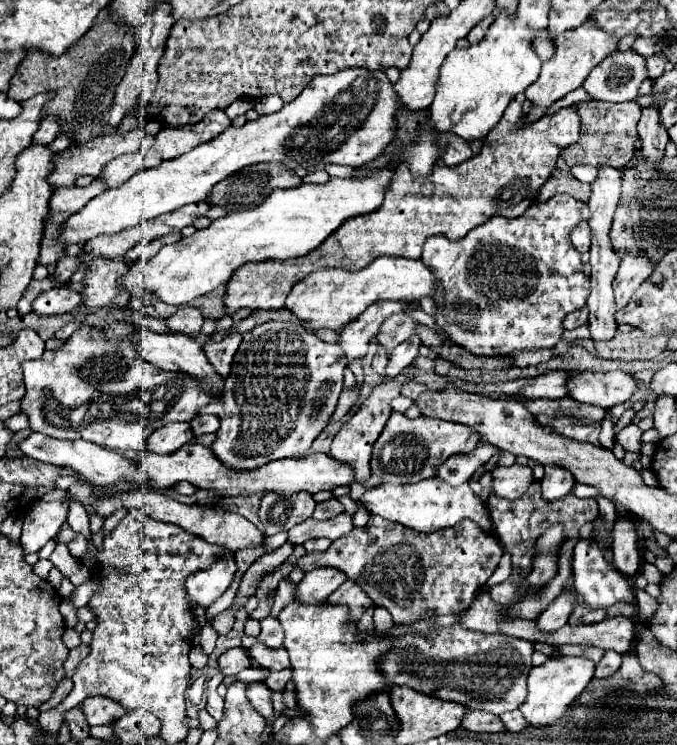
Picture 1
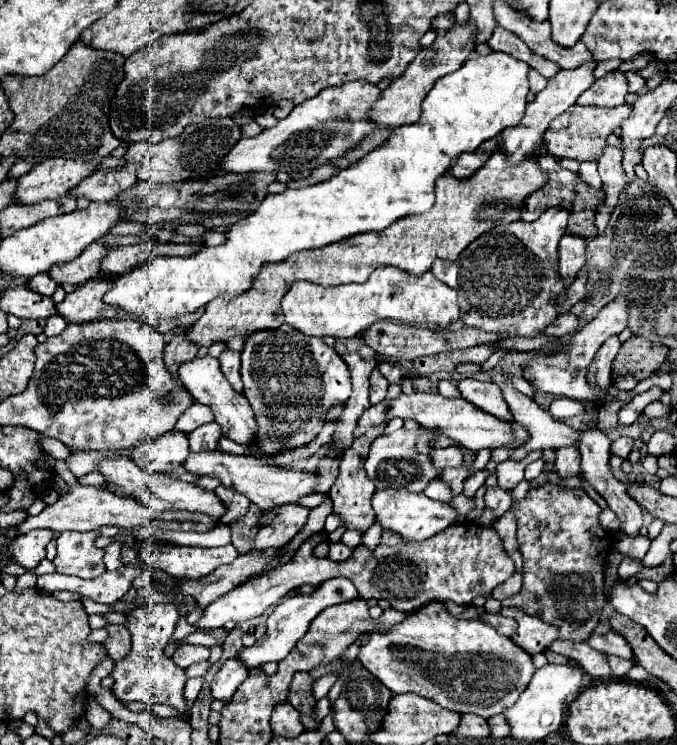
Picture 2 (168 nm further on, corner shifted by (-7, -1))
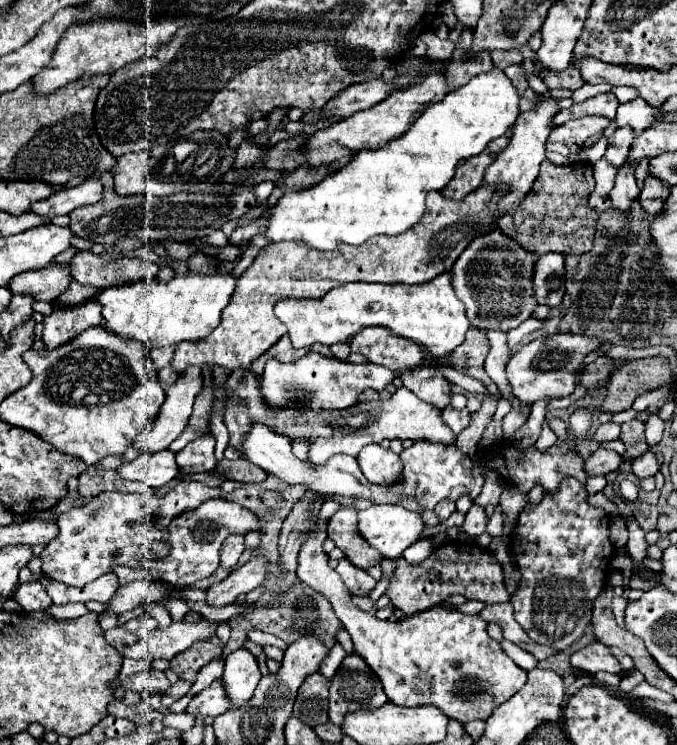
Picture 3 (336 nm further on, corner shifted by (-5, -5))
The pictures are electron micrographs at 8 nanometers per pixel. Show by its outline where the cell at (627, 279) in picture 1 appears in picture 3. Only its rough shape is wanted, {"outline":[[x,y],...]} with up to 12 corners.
{"outline":[[554,334],[506,362],[512,396],[534,404],[572,394],[598,338]]}

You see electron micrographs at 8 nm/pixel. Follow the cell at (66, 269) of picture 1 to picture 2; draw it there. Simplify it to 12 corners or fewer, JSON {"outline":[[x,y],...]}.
{"outline":[[36,274],[28,288],[52,296],[58,282],[50,274]]}

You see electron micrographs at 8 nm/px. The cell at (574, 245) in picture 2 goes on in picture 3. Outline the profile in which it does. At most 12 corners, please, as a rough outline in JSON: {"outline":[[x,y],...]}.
{"outline":[[544,254],[534,270],[536,300],[560,306],[564,254]]}

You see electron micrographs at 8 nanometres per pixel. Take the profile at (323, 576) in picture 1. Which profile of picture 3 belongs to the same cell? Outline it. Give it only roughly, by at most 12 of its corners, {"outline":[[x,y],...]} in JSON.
{"outline":[[248,650],[228,654],[222,682],[230,708],[252,698],[262,674]]}

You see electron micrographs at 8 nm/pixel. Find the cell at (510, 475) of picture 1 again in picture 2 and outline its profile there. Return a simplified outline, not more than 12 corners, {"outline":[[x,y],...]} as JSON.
{"outline":[[488,488],[484,500],[500,518],[514,502],[512,490]]}

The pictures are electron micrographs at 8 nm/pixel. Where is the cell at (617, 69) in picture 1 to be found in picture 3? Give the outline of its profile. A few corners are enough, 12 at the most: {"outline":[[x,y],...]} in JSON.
{"outline":[[612,92],[588,98],[580,106],[560,110],[552,124],[572,118],[604,116],[614,120],[618,108]]}

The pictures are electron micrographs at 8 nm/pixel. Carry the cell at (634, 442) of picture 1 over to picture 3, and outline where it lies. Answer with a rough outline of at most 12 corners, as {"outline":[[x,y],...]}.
{"outline":[[598,448],[586,460],[588,476],[618,470],[622,456]]}

